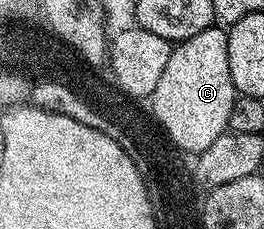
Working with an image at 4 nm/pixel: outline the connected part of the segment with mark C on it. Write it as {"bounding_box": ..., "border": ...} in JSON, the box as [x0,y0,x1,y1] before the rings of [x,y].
{"bounding_box":[151,28,235,152],"border":[[[220,28],[199,31],[199,35],[191,35],[191,39],[174,44],[167,67],[163,67],[163,75],[159,75],[159,83],[151,94],[151,109],[161,114],[163,127],[169,129],[169,134],[177,137],[180,145],[189,145],[189,149],[201,152],[229,129],[235,96],[231,67],[227,63],[229,35]]]}

